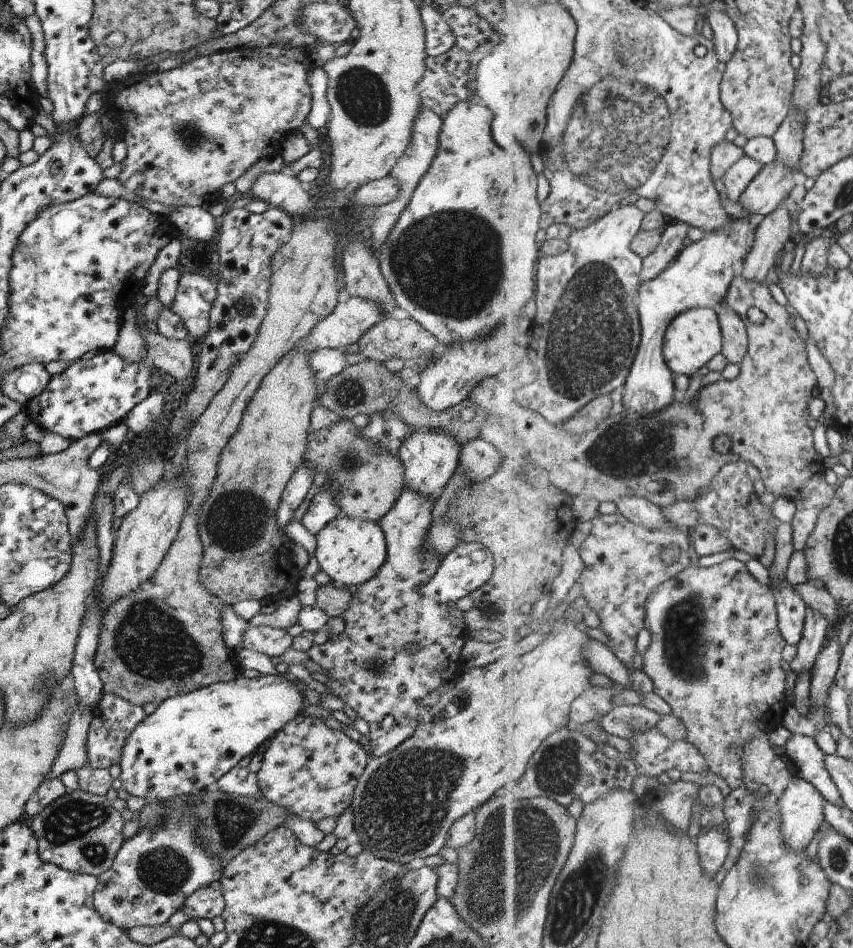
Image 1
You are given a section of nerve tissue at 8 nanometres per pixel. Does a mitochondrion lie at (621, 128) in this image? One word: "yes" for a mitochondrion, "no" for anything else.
yes

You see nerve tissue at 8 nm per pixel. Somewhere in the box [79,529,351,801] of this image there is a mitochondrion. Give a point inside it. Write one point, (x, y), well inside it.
(152, 641)

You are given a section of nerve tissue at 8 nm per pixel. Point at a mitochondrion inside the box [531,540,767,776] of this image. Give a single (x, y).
(683, 625)

